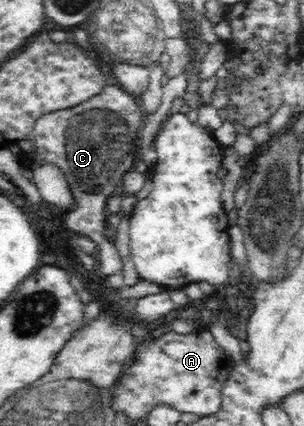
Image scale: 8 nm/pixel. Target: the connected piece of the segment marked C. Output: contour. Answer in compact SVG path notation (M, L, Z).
M115 83L104 86L102 92L91 96L86 102L76 106L42 115L36 122L32 139L40 160L58 166L65 175L65 180L71 190L71 197L74 199L72 206L66 210L63 221L70 230L88 236L90 241L97 244L98 266L105 269L106 277L114 276L113 270L119 270L118 276L124 272L124 262L118 254L116 247L112 245L111 239L105 235L104 228L107 228L107 213L96 212L104 210L108 204L108 198L122 189L123 176L130 170L134 170L137 155L143 151L144 141L141 138L140 130L143 127L145 112L143 107L136 104L130 93L115 85Z

